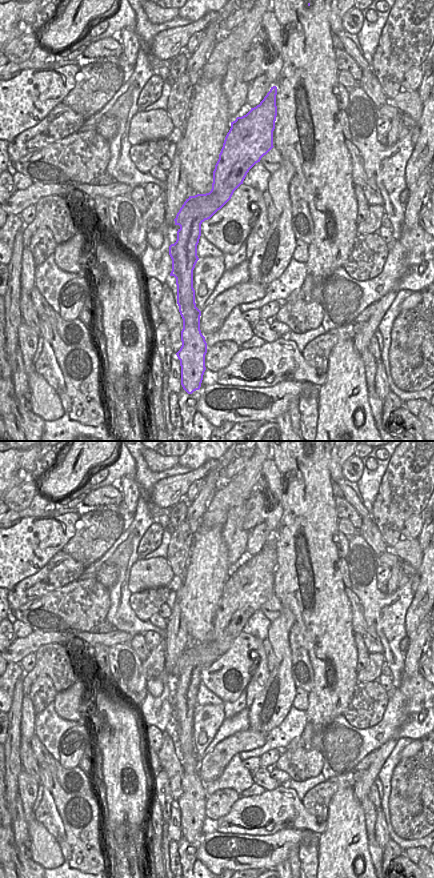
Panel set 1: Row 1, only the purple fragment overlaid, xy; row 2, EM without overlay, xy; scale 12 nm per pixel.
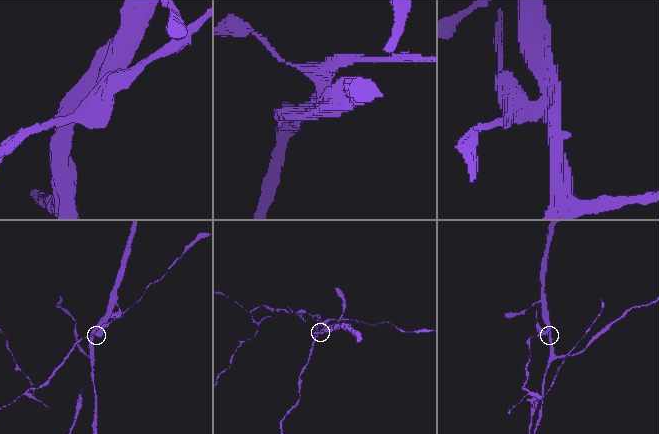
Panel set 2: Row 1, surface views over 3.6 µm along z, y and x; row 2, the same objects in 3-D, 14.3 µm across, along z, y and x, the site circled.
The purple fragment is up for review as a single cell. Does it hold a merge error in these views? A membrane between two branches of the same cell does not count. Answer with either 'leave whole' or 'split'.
split

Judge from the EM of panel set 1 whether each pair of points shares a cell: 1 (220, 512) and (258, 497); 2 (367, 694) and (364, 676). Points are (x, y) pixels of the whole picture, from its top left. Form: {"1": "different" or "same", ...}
{"1": "different", "2": "different"}

